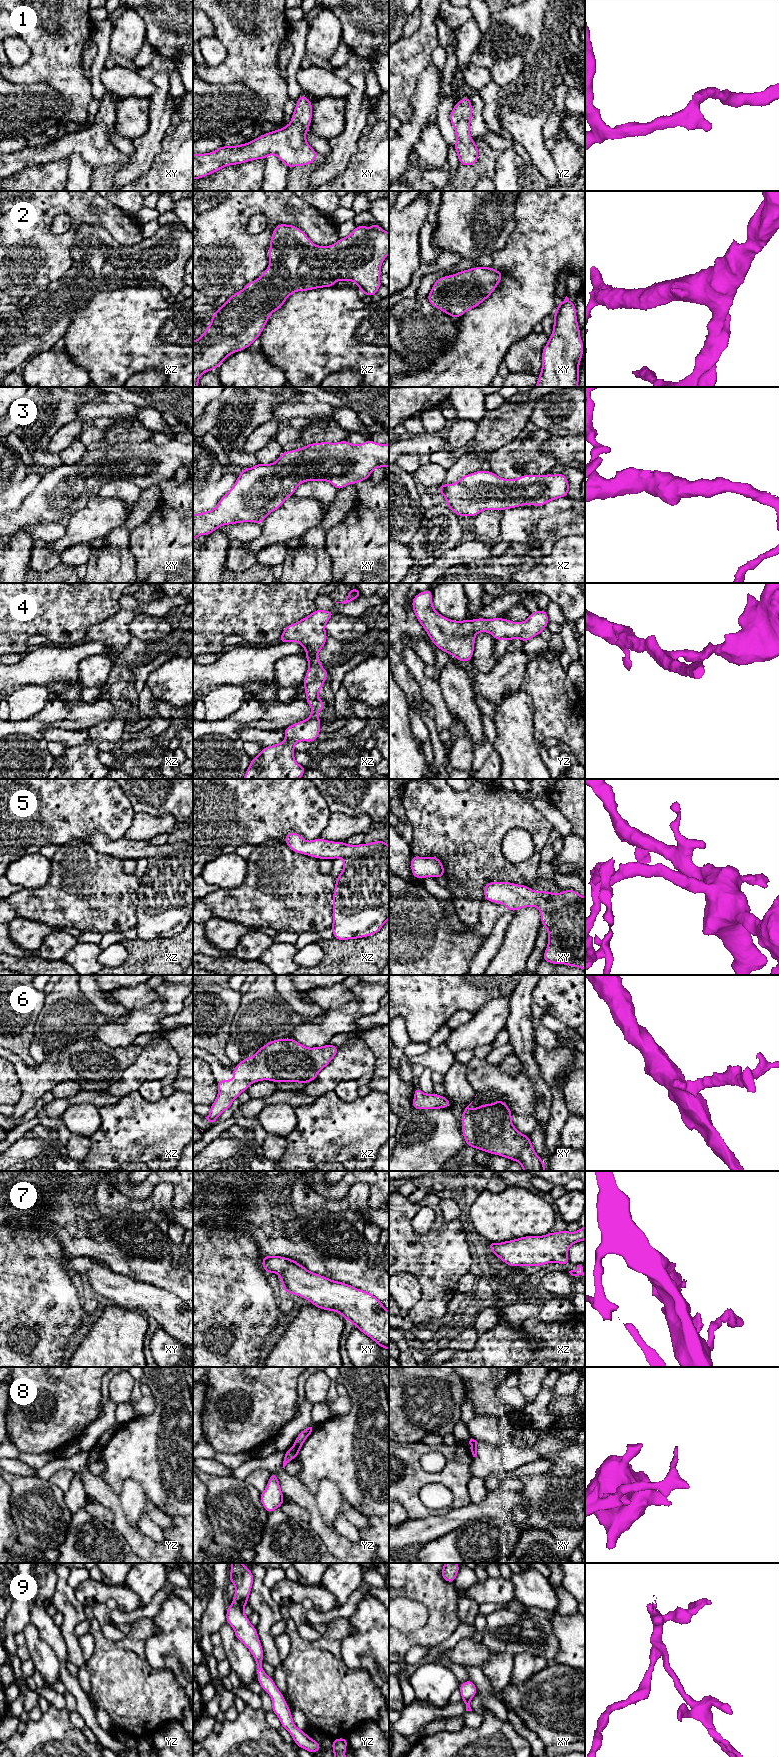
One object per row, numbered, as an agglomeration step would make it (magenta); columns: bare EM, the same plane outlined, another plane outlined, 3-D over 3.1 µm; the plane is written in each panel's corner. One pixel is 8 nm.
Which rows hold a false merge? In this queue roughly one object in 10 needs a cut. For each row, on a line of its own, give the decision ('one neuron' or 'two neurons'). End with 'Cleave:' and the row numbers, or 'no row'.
1: one neuron
2: one neuron
3: one neuron
4: one neuron
5: one neuron
6: one neuron
7: one neuron
8: two neurons
9: one neuron
Cleave: 8

